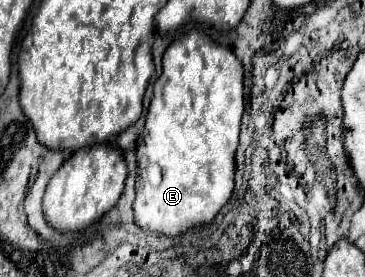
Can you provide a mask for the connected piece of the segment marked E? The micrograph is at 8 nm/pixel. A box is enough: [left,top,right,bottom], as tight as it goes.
[133,29,243,237]

